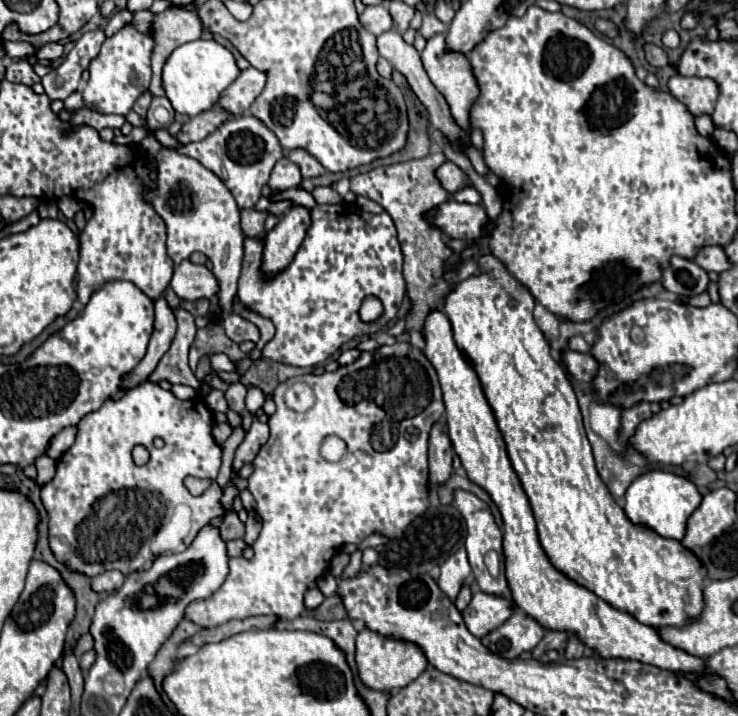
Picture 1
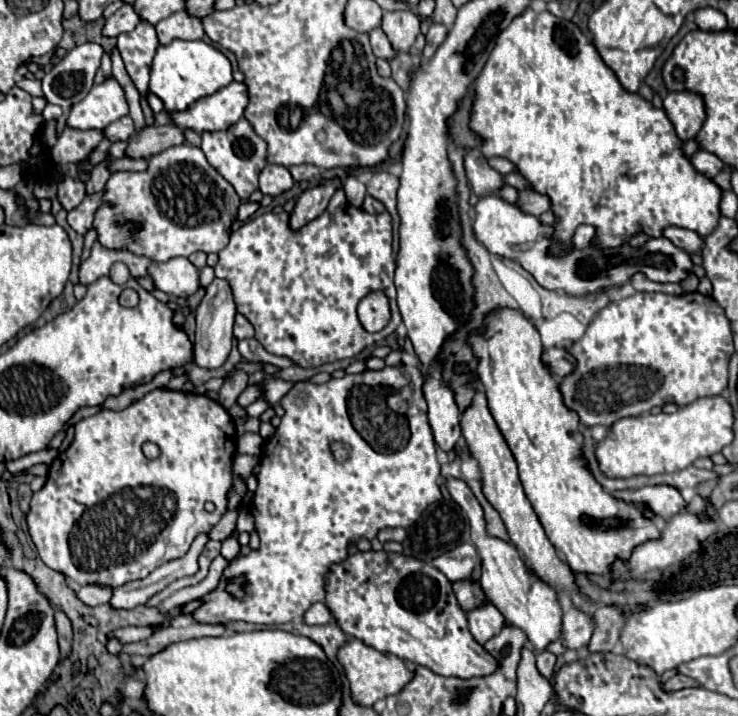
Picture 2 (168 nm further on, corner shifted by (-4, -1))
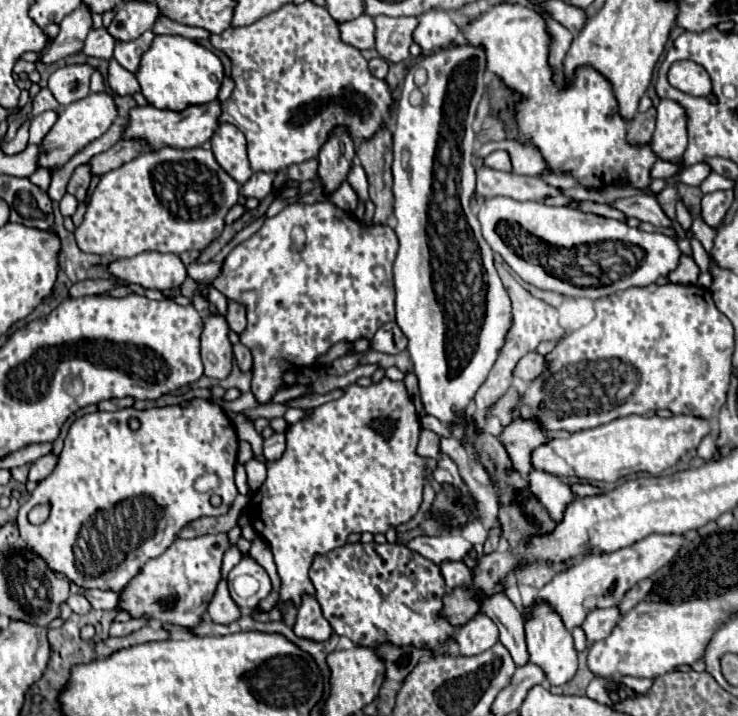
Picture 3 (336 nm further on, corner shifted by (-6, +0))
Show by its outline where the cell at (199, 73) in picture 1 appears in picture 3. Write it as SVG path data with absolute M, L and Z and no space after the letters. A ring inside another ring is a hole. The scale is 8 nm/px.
M155 35L151 47L141 55L135 77L149 105L157 109L183 111L189 105L205 105L217 99L223 81L223 65L215 53L191 39L177 35Z

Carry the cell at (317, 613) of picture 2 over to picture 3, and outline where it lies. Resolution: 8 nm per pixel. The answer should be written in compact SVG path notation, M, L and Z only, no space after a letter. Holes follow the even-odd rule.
M303 595L297 621L293 625L293 631L301 639L311 639L317 643L323 643L331 637L333 629L329 627L329 621L321 615L321 607L313 595Z

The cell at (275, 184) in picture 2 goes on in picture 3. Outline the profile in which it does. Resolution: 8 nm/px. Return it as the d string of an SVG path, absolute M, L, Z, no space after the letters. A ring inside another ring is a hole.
M263 171L253 173L251 179L241 185L241 195L243 197L255 197L255 199L267 197L273 189L273 175L275 173L263 173Z

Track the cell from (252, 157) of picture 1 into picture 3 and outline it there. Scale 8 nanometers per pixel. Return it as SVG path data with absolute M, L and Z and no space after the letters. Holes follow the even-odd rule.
M221 123L211 137L213 155L217 163L241 185L245 183L253 171L249 171L247 161L247 141L237 127L231 123Z

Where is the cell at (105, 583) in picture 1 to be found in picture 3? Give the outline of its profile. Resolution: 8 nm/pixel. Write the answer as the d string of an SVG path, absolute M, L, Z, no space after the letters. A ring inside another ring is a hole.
M71 595L71 597L67 599L67 605L69 605L69 609L71 609L73 613L79 613L79 615L89 613L89 609L91 609L89 601L87 601L85 597L81 597L81 595Z

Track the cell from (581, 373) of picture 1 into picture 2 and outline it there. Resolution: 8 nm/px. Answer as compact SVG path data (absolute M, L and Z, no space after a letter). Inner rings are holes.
M547 348L543 352L543 362L551 368L553 376L561 382L565 380L577 366L575 358L565 348Z

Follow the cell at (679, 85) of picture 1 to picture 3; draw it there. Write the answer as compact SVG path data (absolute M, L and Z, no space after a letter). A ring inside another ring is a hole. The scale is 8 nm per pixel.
M663 99L657 107L657 127L653 131L653 153L671 163L681 163L687 149L685 111L673 101Z

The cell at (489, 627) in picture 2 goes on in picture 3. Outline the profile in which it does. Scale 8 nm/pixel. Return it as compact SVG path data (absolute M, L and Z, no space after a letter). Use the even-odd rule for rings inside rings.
M477 615L477 619L471 619L467 625L459 627L455 641L461 655L481 655L499 641L499 631L487 615Z

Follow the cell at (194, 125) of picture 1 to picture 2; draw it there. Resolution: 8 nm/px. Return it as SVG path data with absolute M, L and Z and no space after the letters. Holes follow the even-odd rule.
M175 124L145 128L141 134L133 134L129 138L129 146L125 156L129 158L145 158L151 154L159 154L171 146L185 144L185 134Z

